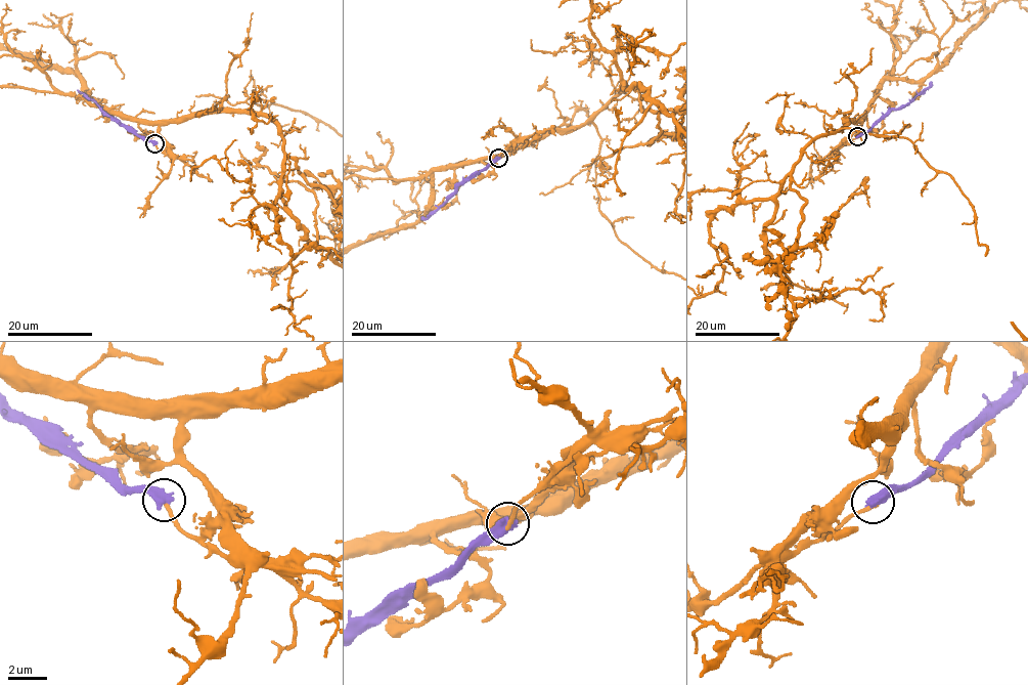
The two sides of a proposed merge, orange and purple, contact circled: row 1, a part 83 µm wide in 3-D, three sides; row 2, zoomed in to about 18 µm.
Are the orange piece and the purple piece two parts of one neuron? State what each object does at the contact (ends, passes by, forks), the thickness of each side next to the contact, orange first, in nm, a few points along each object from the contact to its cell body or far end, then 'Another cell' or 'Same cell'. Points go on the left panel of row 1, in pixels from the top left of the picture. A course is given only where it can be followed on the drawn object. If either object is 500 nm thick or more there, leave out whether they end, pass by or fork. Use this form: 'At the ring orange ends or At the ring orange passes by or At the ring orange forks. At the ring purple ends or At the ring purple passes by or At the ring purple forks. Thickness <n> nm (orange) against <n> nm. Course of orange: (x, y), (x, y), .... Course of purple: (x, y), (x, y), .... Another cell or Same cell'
Thickness 200 nm (orange) against 550 nm. Course of orange: (154, 144), (167, 144), (161, 126), (249, 110), (253, 89), (255, 102). Course of purple: (154, 143), (141, 139), (105, 115), (78, 89). Another cell

